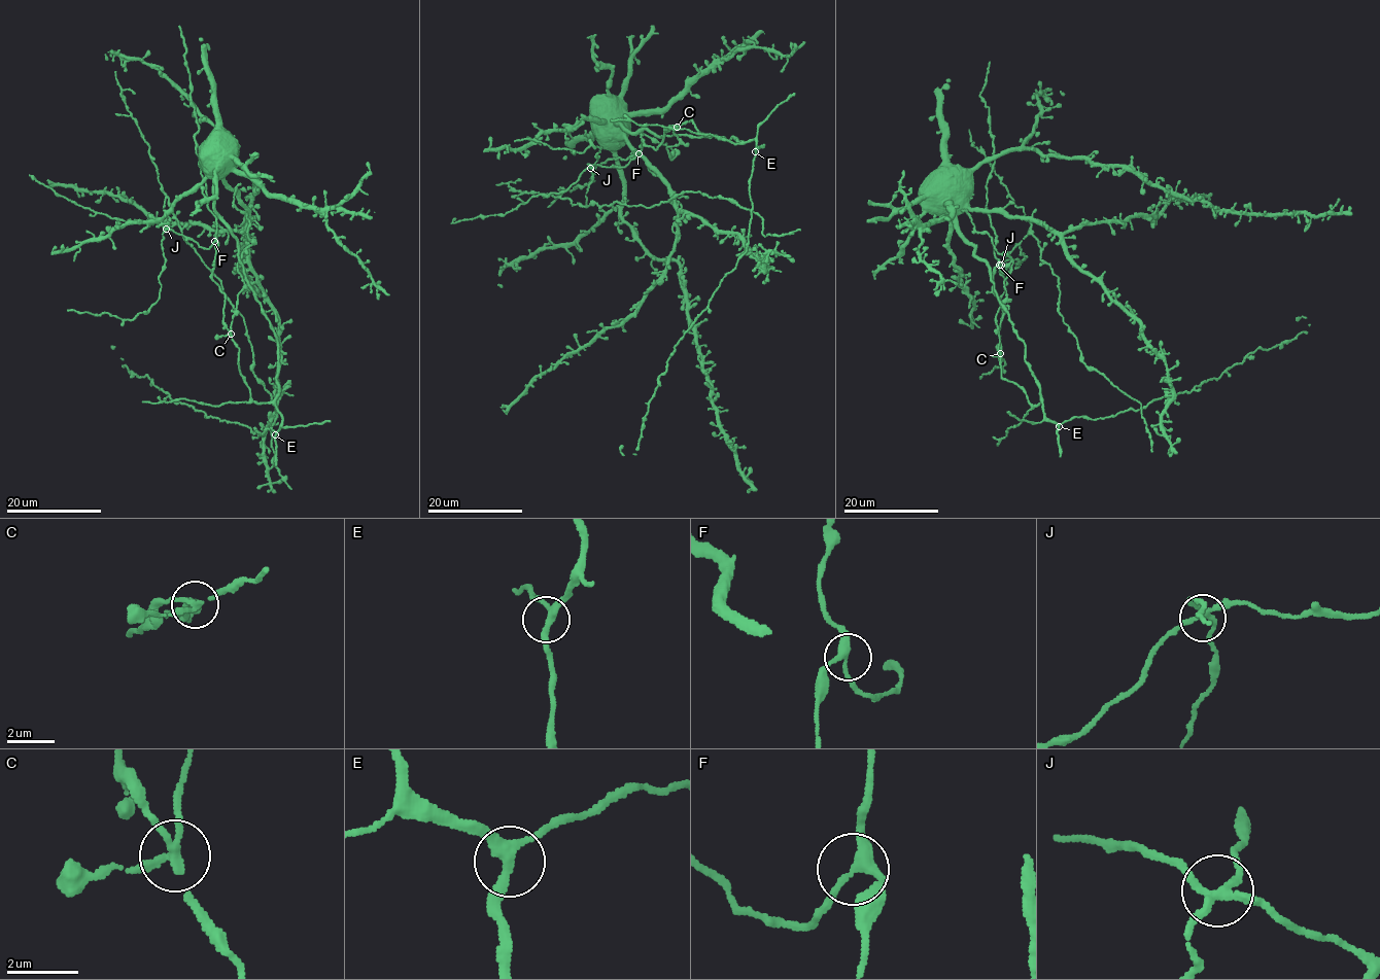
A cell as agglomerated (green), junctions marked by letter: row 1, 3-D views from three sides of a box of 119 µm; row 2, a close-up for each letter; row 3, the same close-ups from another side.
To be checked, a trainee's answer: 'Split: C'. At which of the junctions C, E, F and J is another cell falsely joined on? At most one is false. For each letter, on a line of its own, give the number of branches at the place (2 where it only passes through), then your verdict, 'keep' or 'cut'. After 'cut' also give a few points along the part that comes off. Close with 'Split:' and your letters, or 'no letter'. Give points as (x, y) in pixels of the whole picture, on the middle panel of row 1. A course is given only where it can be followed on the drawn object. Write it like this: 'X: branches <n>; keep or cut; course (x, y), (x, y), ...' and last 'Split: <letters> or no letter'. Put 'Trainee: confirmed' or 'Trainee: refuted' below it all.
C: branches 4; cut; course (677, 126), (674, 131), (679, 144), (666, 148), (670, 160), (678, 153), (666, 144), (640, 134), (642, 126)
E: branches 3; keep
F: branches 3; keep
J: branches 4; keep
Split: C
Trainee: confirmed

